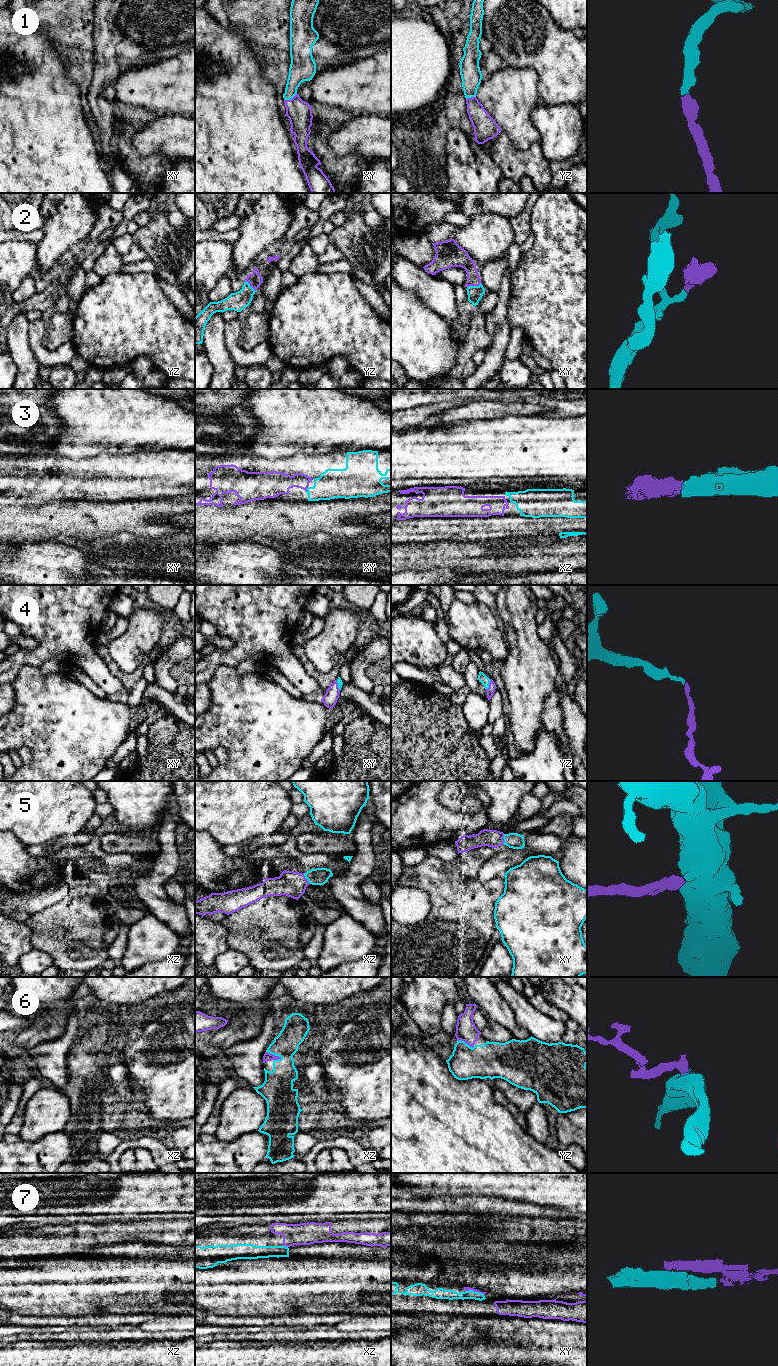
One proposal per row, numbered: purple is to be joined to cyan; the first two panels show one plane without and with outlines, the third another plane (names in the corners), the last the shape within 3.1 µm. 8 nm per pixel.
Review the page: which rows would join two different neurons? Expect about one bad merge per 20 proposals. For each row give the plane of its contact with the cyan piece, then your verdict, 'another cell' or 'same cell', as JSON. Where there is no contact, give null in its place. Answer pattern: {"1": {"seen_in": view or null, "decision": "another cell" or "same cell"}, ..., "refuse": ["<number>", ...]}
{"1": {"seen_in": "xy", "decision": "same cell"}, "2": {"seen_in": "xy", "decision": "same cell"}, "3": {"seen_in": "xy", "decision": "same cell"}, "4": {"seen_in": "yz", "decision": "same cell"}, "5": {"seen_in": "xz", "decision": "same cell"}, "6": {"seen_in": "xz", "decision": "same cell"}, "7": {"seen_in": "xy", "decision": "same cell"}, "refuse": []}

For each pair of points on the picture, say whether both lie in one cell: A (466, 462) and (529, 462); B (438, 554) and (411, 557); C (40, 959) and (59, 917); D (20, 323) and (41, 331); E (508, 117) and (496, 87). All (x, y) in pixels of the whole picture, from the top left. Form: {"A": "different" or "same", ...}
{"A": "same", "B": "same", "C": "different", "D": "different", "E": "same"}

